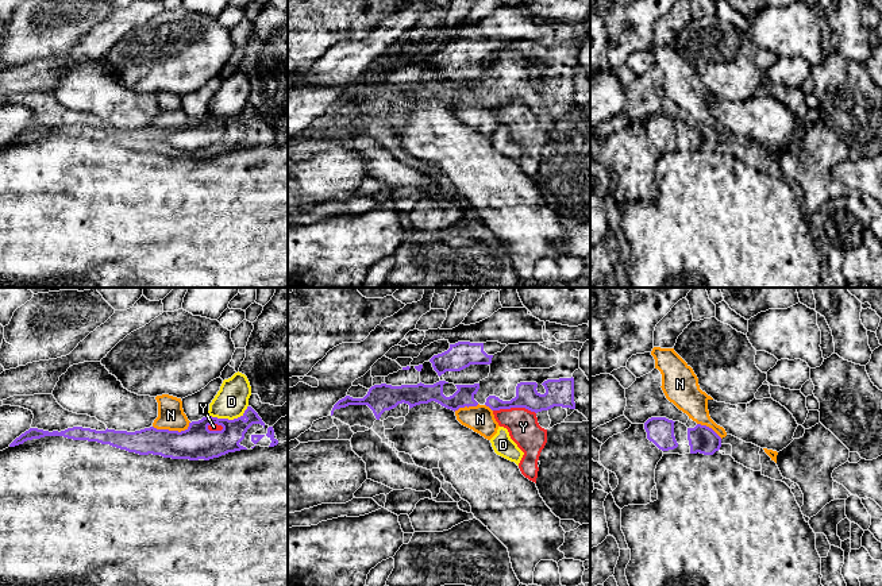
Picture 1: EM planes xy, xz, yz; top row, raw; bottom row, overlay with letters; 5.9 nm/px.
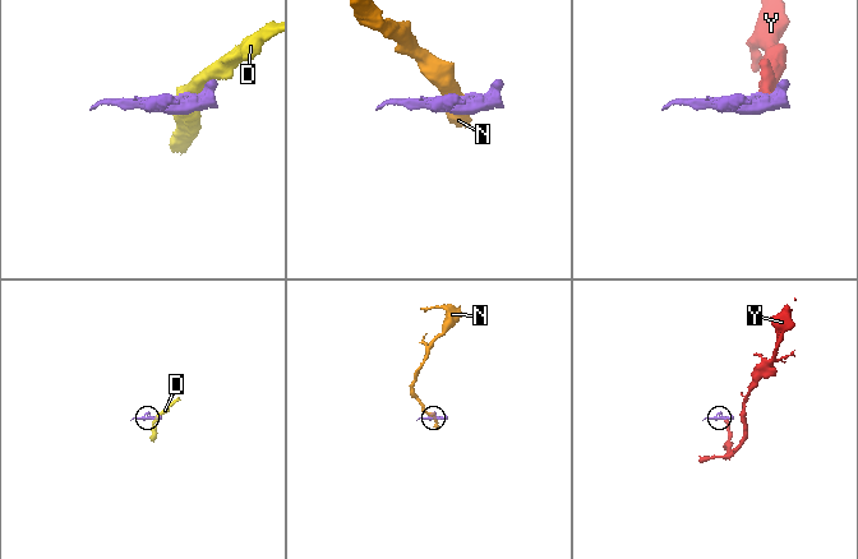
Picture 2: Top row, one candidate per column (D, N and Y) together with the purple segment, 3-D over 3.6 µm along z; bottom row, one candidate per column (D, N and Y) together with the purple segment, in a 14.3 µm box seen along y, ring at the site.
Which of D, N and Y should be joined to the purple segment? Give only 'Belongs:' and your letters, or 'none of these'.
Belongs: Y

